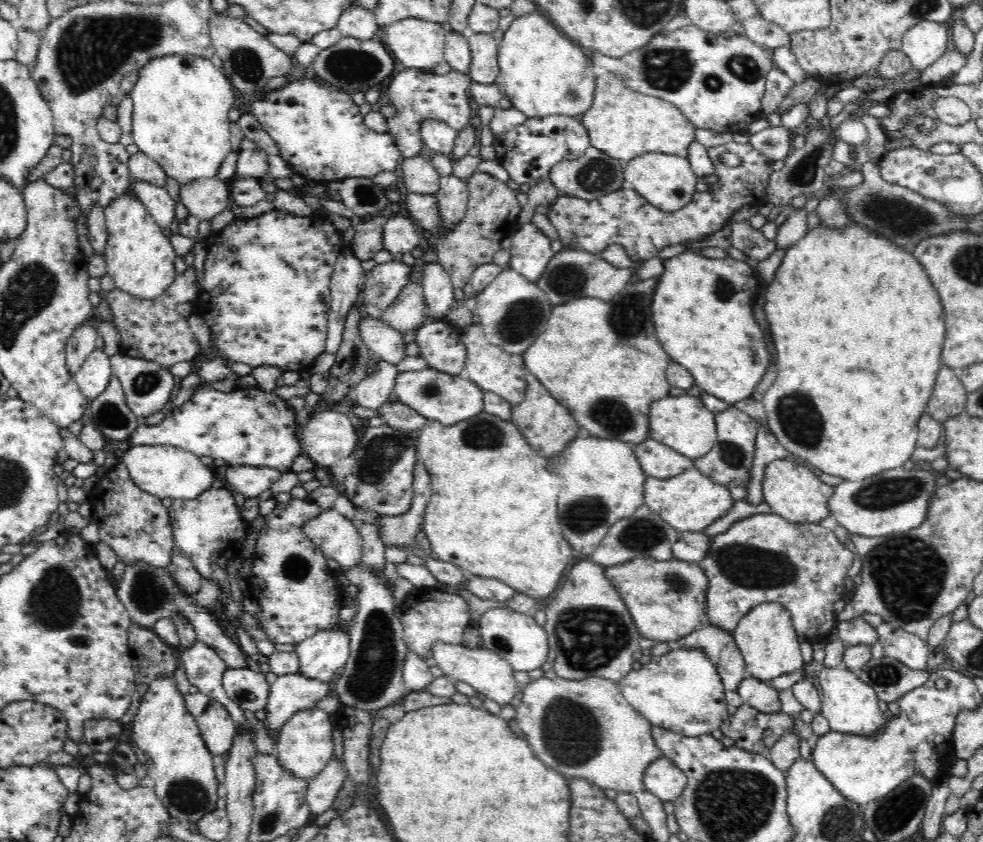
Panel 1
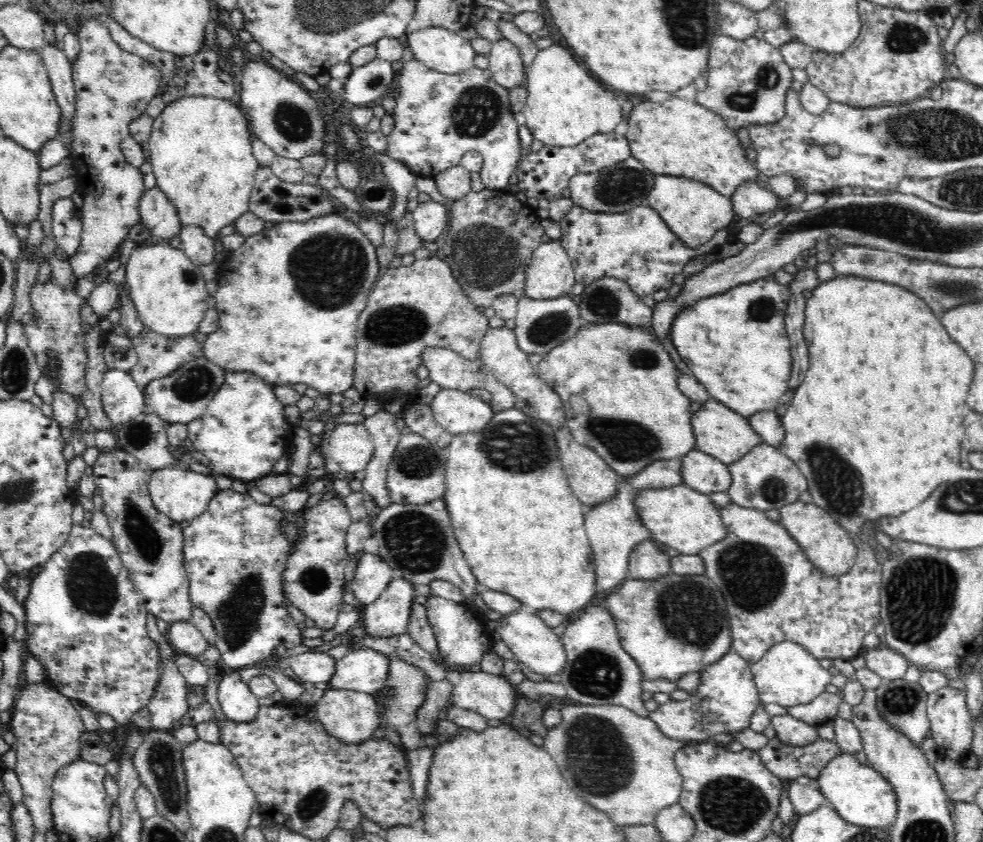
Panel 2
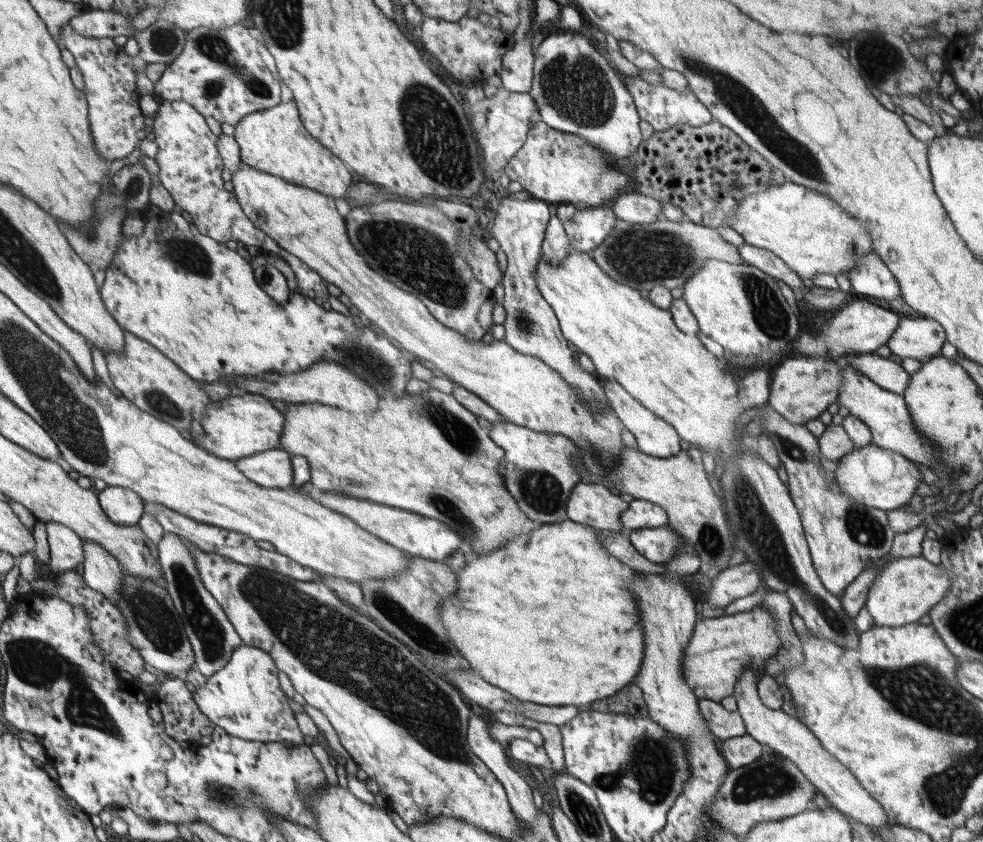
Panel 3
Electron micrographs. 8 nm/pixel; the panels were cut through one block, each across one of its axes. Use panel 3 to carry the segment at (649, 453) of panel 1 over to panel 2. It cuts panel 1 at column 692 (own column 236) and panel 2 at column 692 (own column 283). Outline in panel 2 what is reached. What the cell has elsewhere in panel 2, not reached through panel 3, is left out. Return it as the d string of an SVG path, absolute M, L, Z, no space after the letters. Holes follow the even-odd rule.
M692 452L684 460L684 484L702 492L702 494L712 494L712 492L730 492L732 486L732 476L730 476L730 466L726 466L720 460L714 460L712 456L704 452Z

